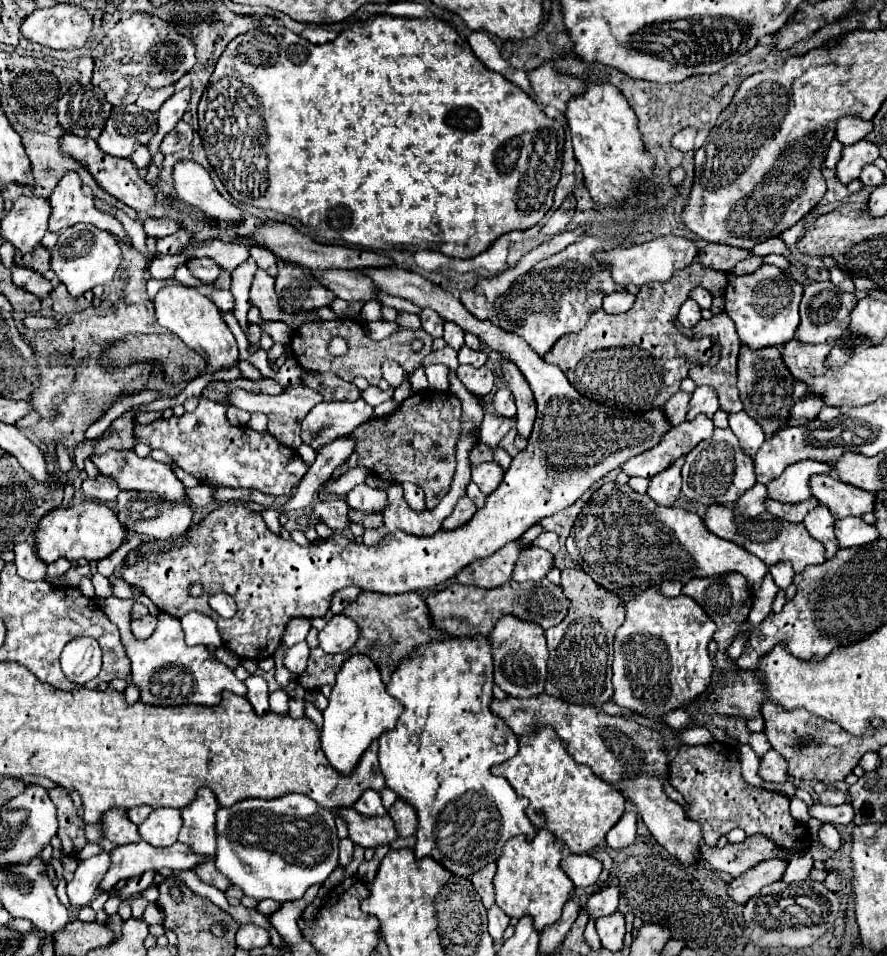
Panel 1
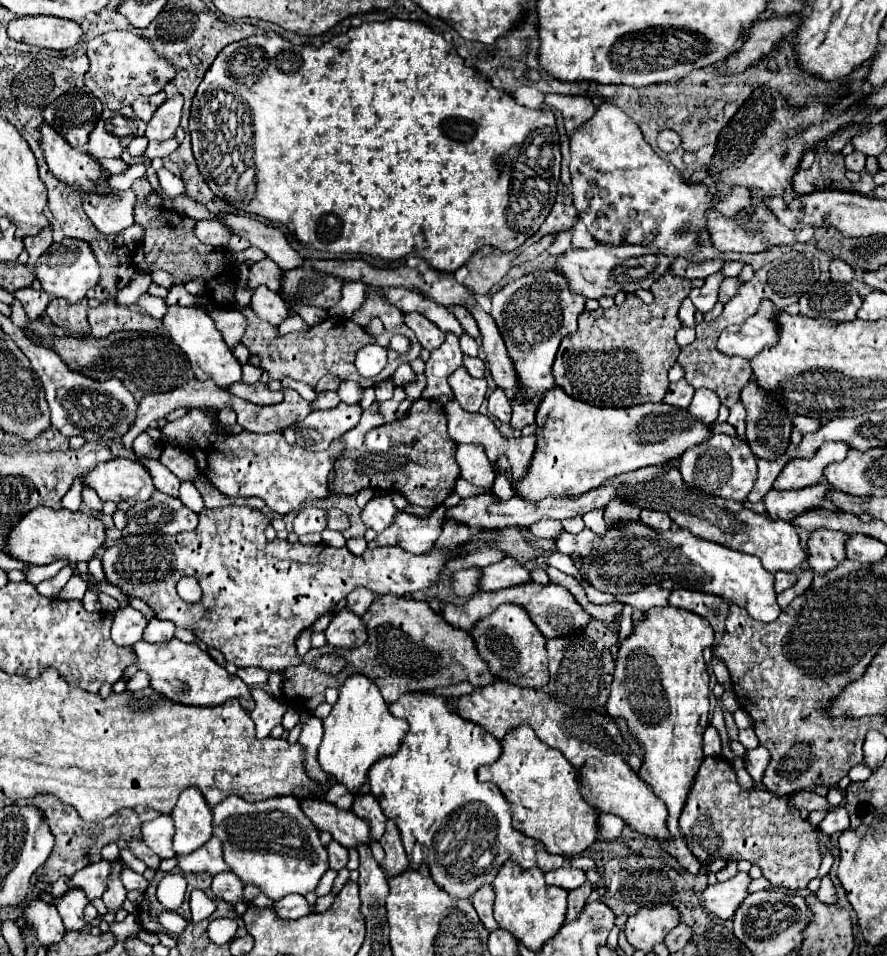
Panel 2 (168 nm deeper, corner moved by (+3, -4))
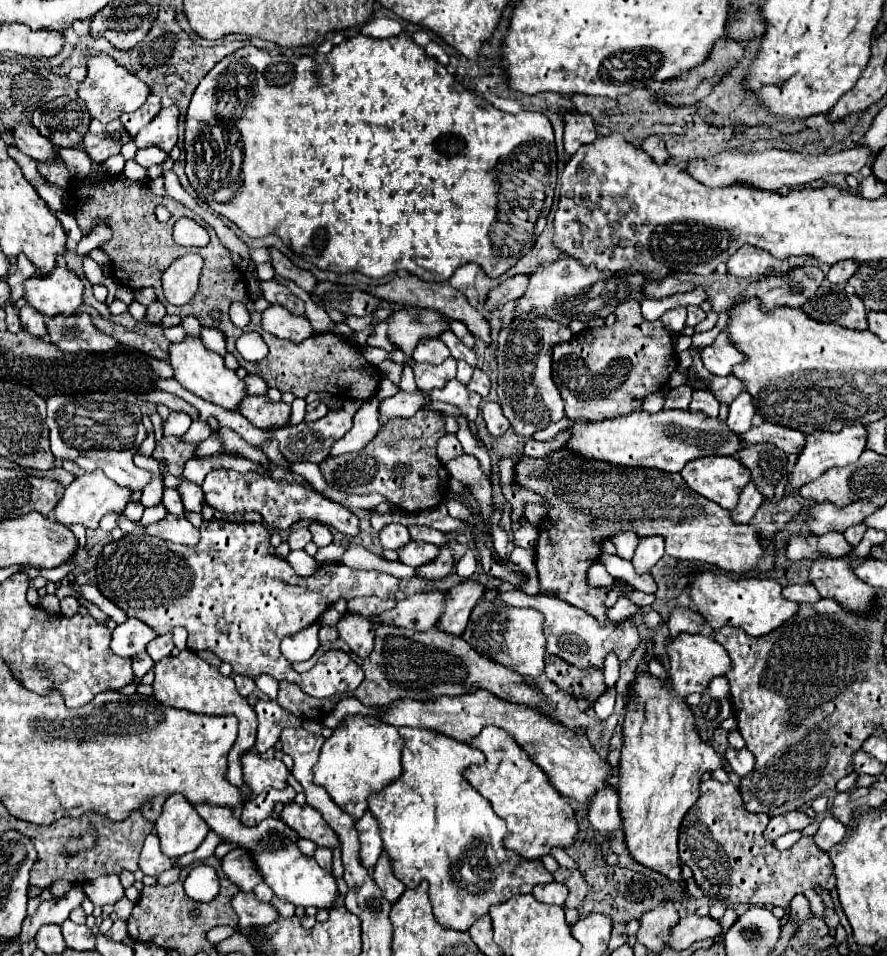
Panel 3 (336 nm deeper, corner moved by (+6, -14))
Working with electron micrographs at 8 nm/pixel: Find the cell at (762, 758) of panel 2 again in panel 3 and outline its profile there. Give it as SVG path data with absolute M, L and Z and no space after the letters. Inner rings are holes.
M728 748L726 750L726 760L730 762L730 768L738 774L738 776L746 776L750 774L750 770L754 770L754 754L750 754L746 748L742 750L734 750Z

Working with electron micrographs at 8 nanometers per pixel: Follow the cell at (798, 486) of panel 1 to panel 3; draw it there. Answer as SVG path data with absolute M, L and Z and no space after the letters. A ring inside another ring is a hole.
M846 426L842 428L842 432L834 434L834 432L812 432L806 436L806 446L800 452L796 466L792 470L792 478L790 478L790 486L794 490L800 490L804 484L816 480L822 472L826 472L830 466L848 466L854 460L860 458L862 450L866 444L866 430L864 426Z

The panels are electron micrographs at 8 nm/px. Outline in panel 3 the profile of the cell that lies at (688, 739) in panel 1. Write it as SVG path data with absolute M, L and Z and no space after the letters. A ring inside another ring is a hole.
M678 634L678 638L670 638L666 640L666 652L670 660L666 680L650 672L638 672L630 684L622 724L618 794L626 844L634 860L670 880L680 880L682 866L676 848L680 822L699 798L700 777L706 770L724 768L726 764L724 754L702 742L686 696L704 692L712 676L726 674L730 658L716 640L702 634Z

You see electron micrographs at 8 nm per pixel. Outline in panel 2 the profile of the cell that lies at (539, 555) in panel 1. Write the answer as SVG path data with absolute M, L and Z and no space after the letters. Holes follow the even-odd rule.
M503 558L497 564L481 568L479 576L479 590L489 592L489 590L503 590L509 586L517 586L531 580L529 572L513 558Z

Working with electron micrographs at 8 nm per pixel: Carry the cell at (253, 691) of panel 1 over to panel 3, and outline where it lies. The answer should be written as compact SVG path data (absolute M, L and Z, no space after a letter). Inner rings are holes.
M260 700L260 702L256 702L254 710L258 714L256 750L260 754L264 754L268 748L272 748L278 742L284 728L302 726L302 718L292 716L274 700Z

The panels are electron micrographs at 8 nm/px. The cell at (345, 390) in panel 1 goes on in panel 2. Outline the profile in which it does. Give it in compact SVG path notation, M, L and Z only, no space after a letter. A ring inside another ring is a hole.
M323 392L321 396L317 396L313 402L311 402L311 410L325 410L325 408L333 408L339 404L339 396L337 392Z

